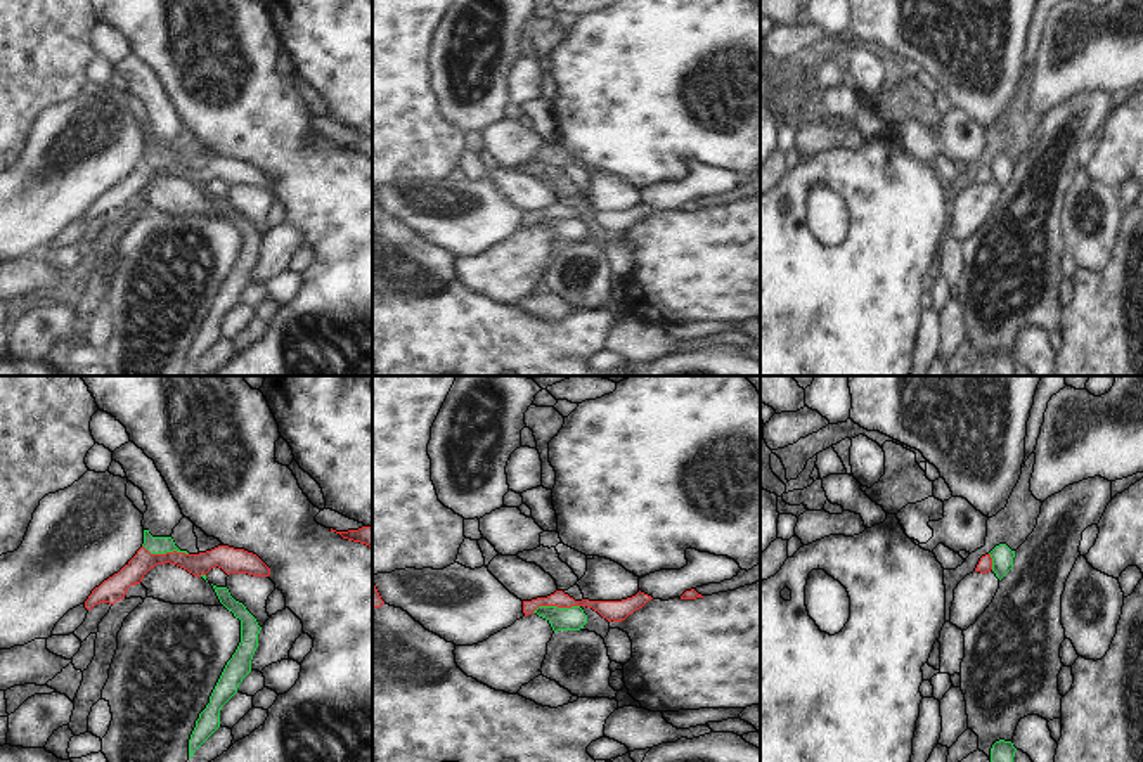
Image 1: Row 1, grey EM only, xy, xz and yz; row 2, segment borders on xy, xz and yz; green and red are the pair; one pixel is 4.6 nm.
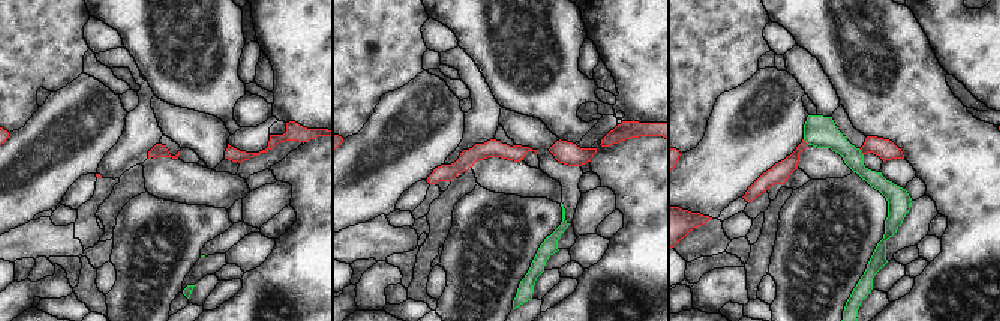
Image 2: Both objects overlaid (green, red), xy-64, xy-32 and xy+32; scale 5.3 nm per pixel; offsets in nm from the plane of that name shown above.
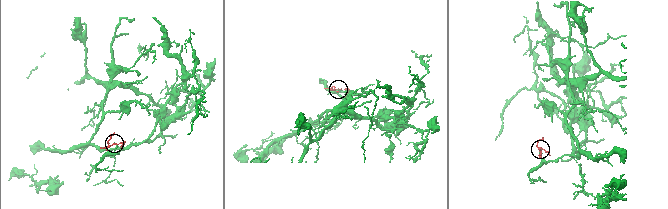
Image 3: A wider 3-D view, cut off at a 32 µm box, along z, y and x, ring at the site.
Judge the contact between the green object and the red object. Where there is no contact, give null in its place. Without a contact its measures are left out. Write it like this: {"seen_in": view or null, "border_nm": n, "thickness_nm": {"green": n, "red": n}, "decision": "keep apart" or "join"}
{"seen_in": "xz", "border_nm": 220, "thickness_nm": {"green": 110, "red": 90}, "decision": "keep apart"}

